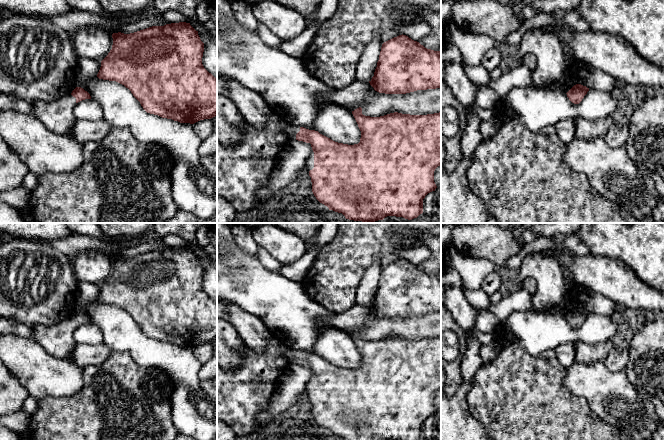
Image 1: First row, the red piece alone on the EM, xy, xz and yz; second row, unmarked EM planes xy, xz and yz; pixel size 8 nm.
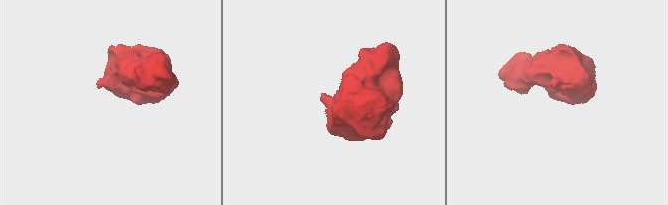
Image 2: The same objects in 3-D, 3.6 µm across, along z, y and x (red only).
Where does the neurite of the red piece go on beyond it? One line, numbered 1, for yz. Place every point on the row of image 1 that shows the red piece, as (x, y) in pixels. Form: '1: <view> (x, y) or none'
1: none

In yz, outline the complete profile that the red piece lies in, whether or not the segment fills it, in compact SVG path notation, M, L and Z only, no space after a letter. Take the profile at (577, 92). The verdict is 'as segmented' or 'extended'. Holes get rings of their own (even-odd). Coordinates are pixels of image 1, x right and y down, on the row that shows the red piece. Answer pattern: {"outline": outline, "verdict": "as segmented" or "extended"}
{"outline": "M576 84L566 94L572 103L579 104L588 91L589 88L587 88L586 86Z", "verdict": "as segmented"}

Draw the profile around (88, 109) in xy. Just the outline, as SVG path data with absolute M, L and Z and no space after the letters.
M85 99L76 103L73 114L79 120L95 122L104 119L101 106L93 99Z

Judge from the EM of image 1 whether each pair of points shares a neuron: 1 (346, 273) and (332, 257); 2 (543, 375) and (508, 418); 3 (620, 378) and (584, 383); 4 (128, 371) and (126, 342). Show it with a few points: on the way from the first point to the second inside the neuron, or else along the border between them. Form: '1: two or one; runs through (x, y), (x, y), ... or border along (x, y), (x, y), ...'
1: one; runs through (342, 270), (336, 261)
2: one; runs through (533, 386), (521, 399), (519, 407)
3: one; runs through (611, 383), (593, 383)
4: two; border along (112, 351), (126, 351), (135, 362), (147, 366)

